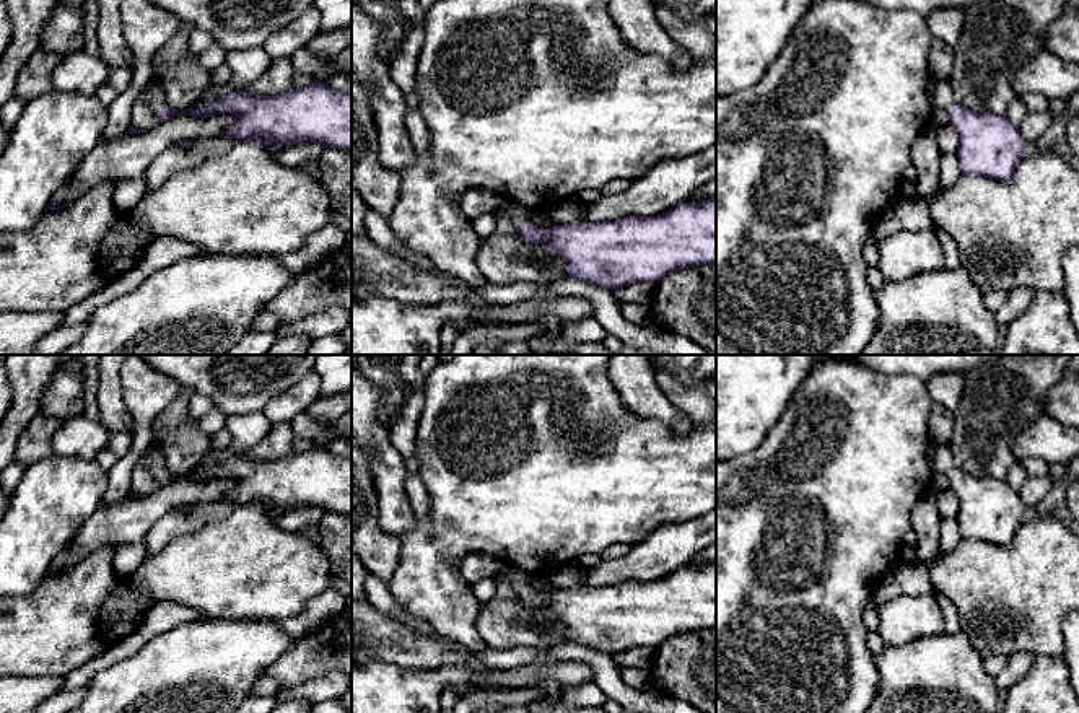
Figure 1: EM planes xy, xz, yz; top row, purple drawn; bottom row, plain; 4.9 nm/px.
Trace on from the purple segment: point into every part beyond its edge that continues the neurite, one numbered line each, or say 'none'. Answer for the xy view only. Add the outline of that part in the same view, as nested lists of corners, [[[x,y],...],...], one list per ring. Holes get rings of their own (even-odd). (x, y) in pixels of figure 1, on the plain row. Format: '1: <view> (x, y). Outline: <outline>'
1: xy (152, 459). Outline: [[[151,446],[140,457],[138,466],[145,466],[148,472],[156,474],[164,469],[164,457]]]

